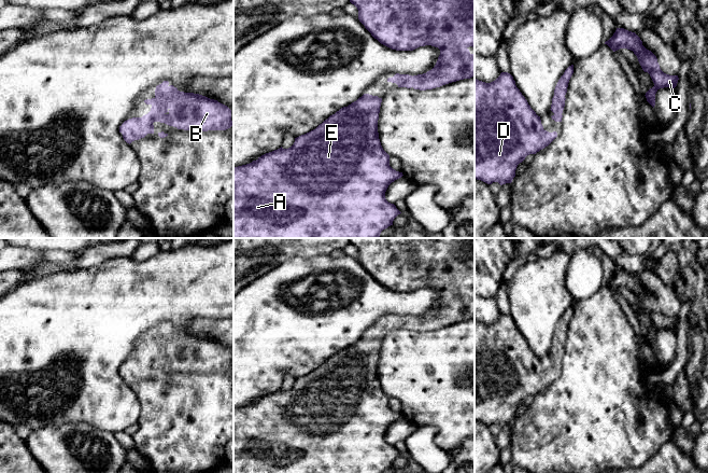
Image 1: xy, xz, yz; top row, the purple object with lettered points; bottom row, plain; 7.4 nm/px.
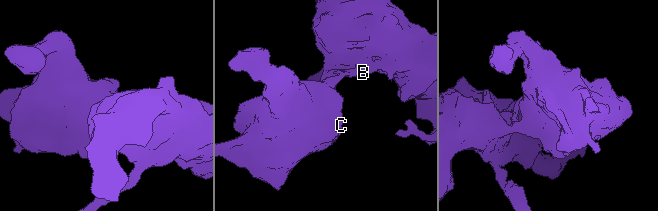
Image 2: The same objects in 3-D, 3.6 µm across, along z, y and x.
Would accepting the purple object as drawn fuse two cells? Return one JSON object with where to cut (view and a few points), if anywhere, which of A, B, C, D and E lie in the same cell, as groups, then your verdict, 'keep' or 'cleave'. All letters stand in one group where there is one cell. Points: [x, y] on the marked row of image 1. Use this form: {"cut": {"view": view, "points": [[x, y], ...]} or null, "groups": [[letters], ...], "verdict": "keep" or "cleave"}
{"cut": null, "groups": [["A", "B", "C", "D", "E"]], "verdict": "keep"}

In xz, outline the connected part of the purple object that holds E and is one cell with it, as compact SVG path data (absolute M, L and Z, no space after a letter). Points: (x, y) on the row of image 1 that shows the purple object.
M364 94L348 107L330 115L315 129L295 138L288 149L282 147L266 153L250 164L233 167L233 238L379 238L383 229L393 225L394 219L401 212L385 198L388 185L401 178L402 172L390 166L390 155L383 150L378 133L378 120L382 98Z

